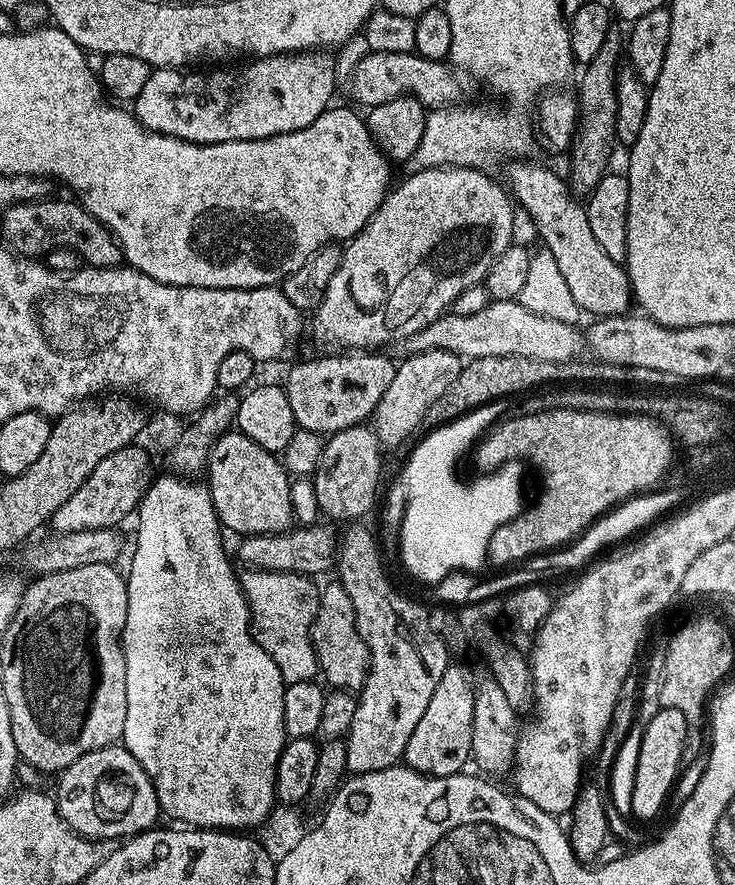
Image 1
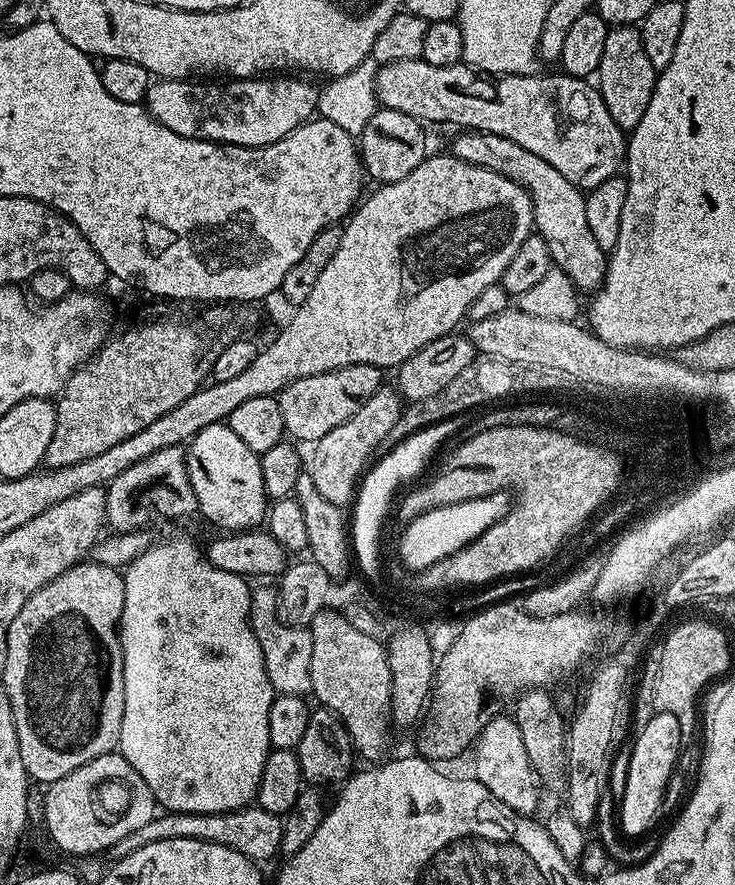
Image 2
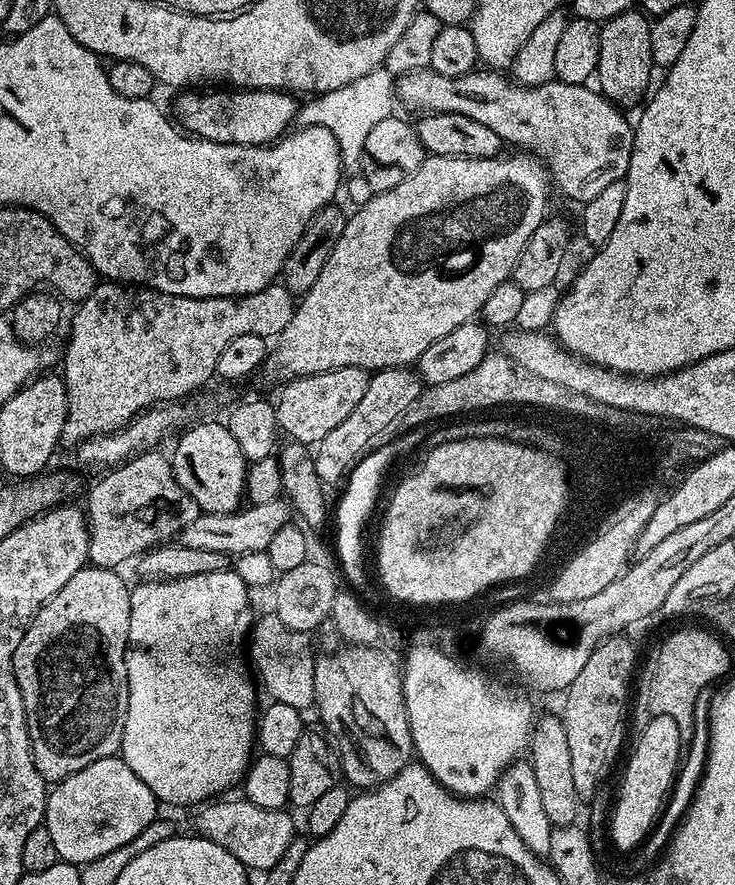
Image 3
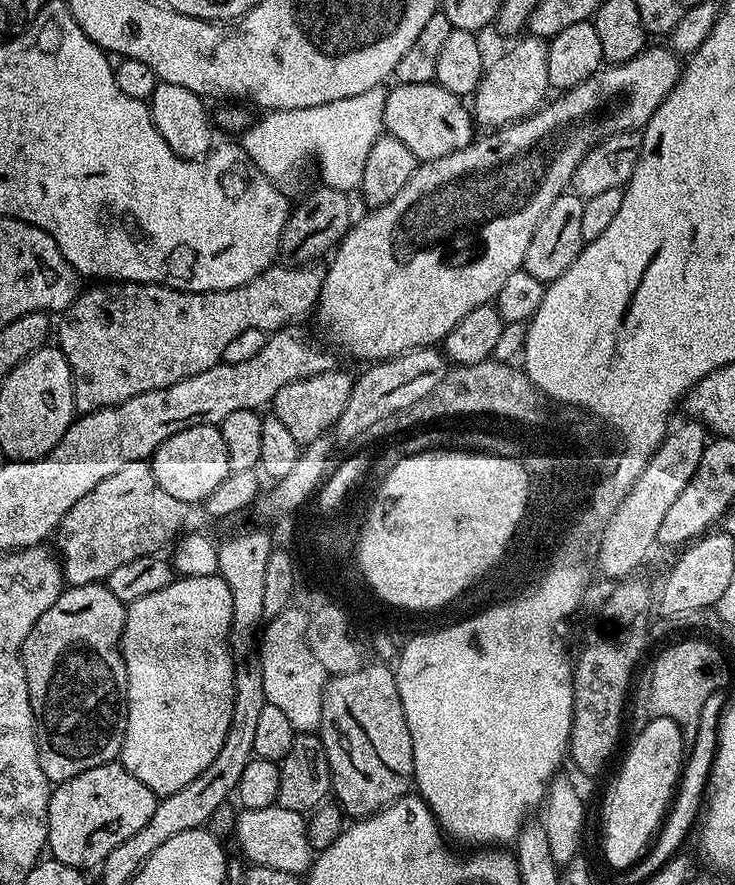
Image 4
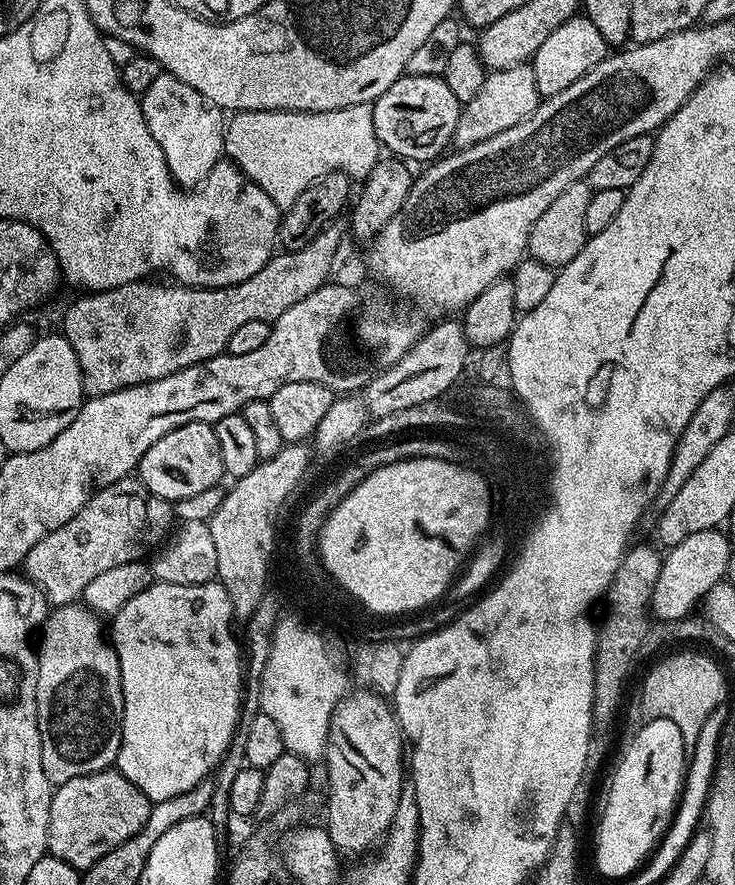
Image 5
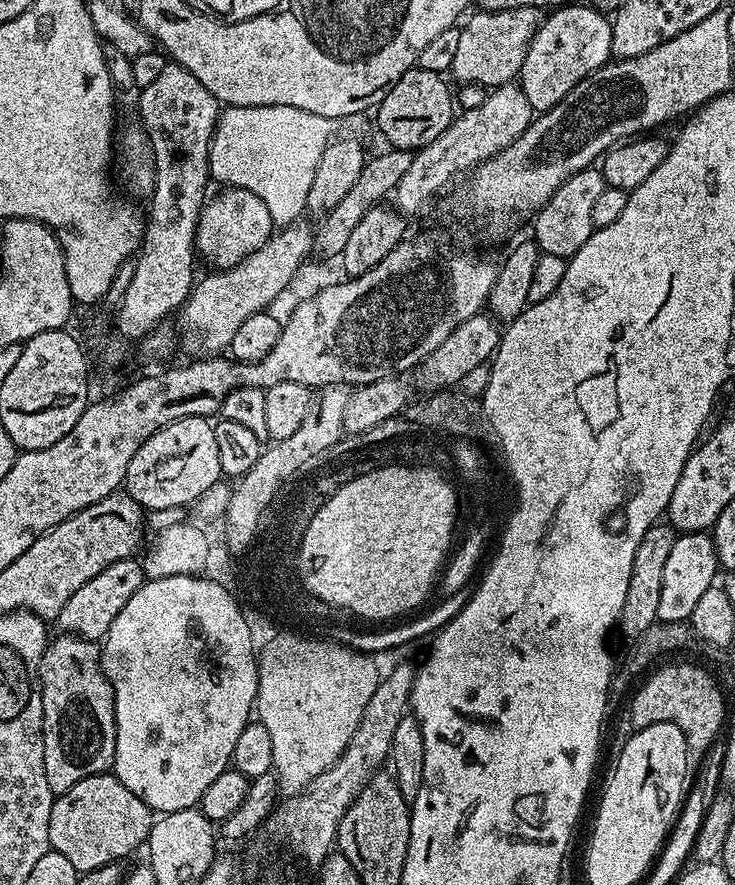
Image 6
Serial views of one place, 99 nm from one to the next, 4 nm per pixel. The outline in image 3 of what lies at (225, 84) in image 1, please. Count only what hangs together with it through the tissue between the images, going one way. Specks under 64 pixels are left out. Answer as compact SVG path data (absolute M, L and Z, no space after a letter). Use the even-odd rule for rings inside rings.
M271 88L224 91L228 92L222 93L221 96L199 96L196 93L199 91L196 90L181 91L176 100L175 123L185 133L201 140L268 146L285 135L297 119L297 97L287 91Z

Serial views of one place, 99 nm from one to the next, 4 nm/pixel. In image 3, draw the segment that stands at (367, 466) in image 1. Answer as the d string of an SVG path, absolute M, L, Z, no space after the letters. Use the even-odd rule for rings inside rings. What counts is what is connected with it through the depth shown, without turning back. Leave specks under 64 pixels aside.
M411 367L381 368L373 371L368 378L366 394L362 394L358 406L354 406L354 410L350 410L350 415L339 426L334 426L334 430L330 430L330 434L326 434L326 438L322 438L315 449L316 473L321 484L343 485L352 468L372 448L375 435L380 433L400 411L406 410L406 406L410 406L414 398L418 398L421 387L422 381Z

